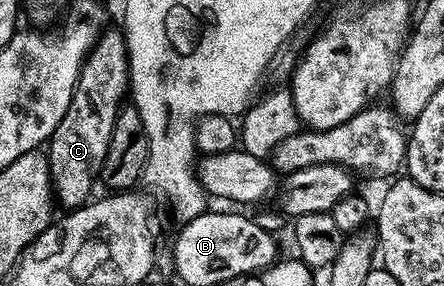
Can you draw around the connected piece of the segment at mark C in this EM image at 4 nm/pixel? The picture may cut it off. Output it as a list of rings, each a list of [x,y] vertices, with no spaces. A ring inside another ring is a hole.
[[[105,27],[84,59],[70,106],[46,146],[54,196],[66,210],[79,208],[93,195],[92,188],[98,182],[109,150],[114,122],[130,92],[128,47],[123,31],[112,27]]]

